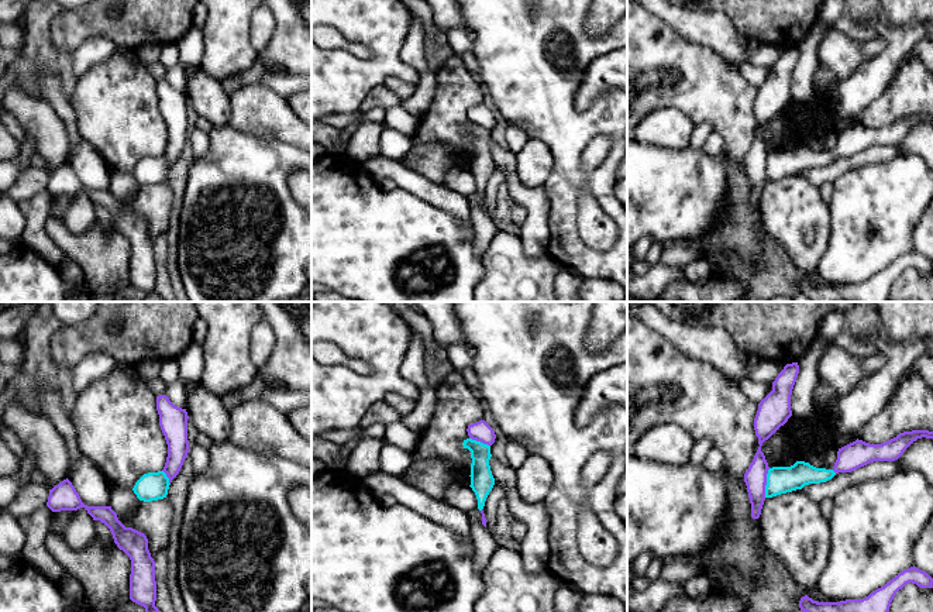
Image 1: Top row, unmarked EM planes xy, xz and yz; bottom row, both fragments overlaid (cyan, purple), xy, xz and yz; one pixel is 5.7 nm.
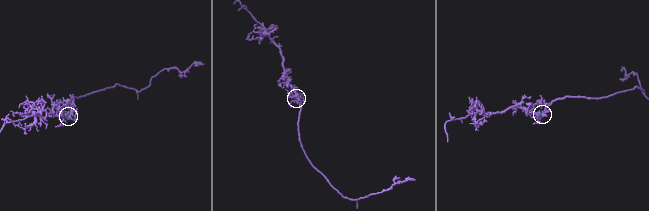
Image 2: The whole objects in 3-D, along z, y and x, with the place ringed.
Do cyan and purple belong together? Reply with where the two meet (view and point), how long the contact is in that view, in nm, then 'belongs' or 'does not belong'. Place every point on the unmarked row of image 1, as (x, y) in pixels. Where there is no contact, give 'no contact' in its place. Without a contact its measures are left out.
contact yz (767, 167); length 170 nm; belongs

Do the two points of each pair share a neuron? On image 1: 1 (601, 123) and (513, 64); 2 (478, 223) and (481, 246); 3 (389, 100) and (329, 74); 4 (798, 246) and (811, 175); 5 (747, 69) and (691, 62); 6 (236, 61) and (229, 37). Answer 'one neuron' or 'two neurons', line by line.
1: one neuron
2: one neuron
3: two neurons
4: two neurons
5: two neurons
6: one neuron

